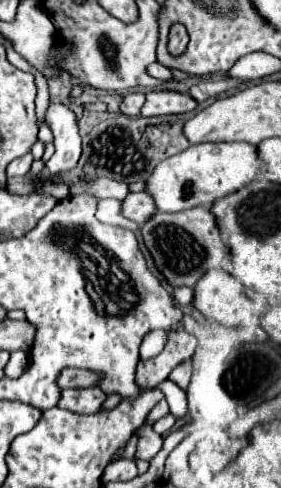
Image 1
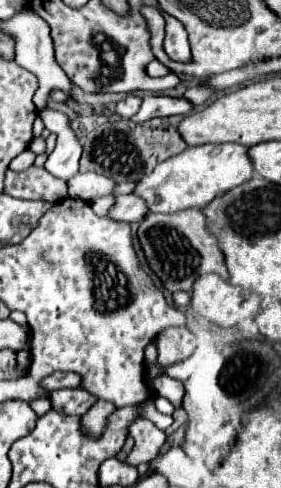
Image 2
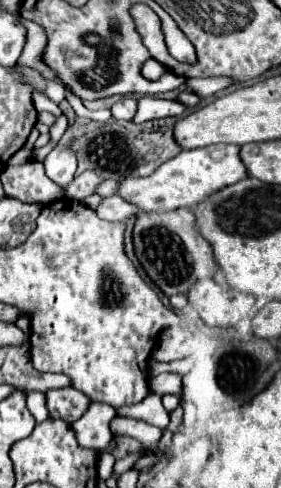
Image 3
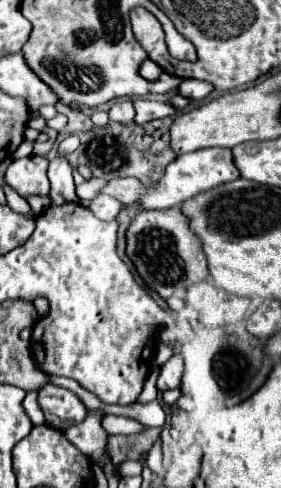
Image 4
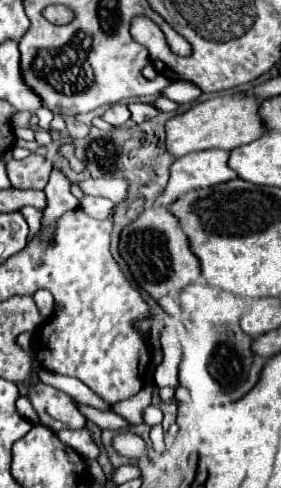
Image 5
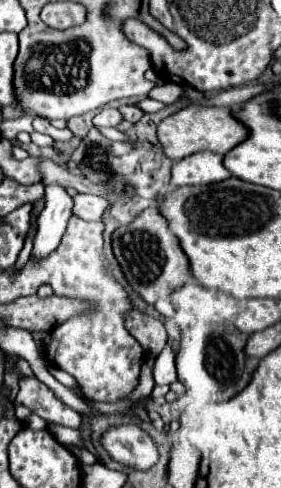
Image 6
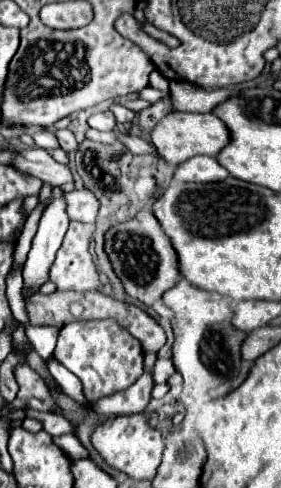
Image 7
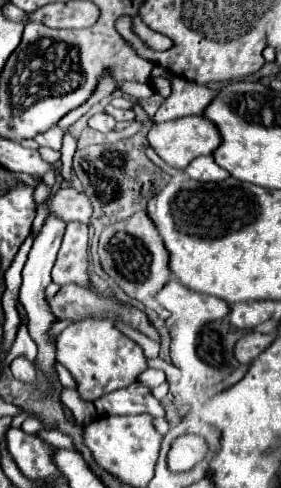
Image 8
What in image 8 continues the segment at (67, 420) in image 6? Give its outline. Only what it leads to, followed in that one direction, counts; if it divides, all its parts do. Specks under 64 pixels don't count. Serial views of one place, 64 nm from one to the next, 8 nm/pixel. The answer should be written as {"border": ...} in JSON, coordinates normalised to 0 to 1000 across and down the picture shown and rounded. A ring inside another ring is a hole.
{"border":[[[57,734],[36,746],[36,758],[43,758],[50,775],[71,779],[71,783],[85,783],[85,787],[114,787],[128,779],[128,758],[121,758],[114,742],[93,738],[93,734]]]}

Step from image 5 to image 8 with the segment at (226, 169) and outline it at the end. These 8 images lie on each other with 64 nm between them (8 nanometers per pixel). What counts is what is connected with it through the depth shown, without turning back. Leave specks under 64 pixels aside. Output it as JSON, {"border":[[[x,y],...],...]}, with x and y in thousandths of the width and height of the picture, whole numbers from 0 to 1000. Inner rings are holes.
{"border":[[[712,320],[712,324],[690,324],[662,344],[655,344],[655,357],[683,369],[712,369],[712,373],[783,373],[783,369],[804,369],[819,357],[783,344],[754,320]]]}

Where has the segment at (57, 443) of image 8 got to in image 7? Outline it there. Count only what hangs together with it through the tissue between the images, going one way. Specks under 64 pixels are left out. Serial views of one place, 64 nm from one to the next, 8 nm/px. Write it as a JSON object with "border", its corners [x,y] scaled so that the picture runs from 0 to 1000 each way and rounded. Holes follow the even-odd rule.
{"border":[[[199,893],[192,902],[249,939],[313,939],[313,922],[285,910],[270,893]]]}

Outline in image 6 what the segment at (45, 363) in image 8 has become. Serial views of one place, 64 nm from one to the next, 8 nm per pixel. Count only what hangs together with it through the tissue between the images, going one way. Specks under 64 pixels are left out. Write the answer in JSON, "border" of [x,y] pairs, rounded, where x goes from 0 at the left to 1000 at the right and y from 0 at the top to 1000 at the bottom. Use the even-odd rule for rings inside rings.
{"border":[[[214,377],[164,381],[164,418],[135,447],[135,475],[121,488],[114,525],[149,529],[171,516],[199,512],[214,500],[214,480],[228,480],[228,463],[242,443],[256,443],[263,410]]]}

